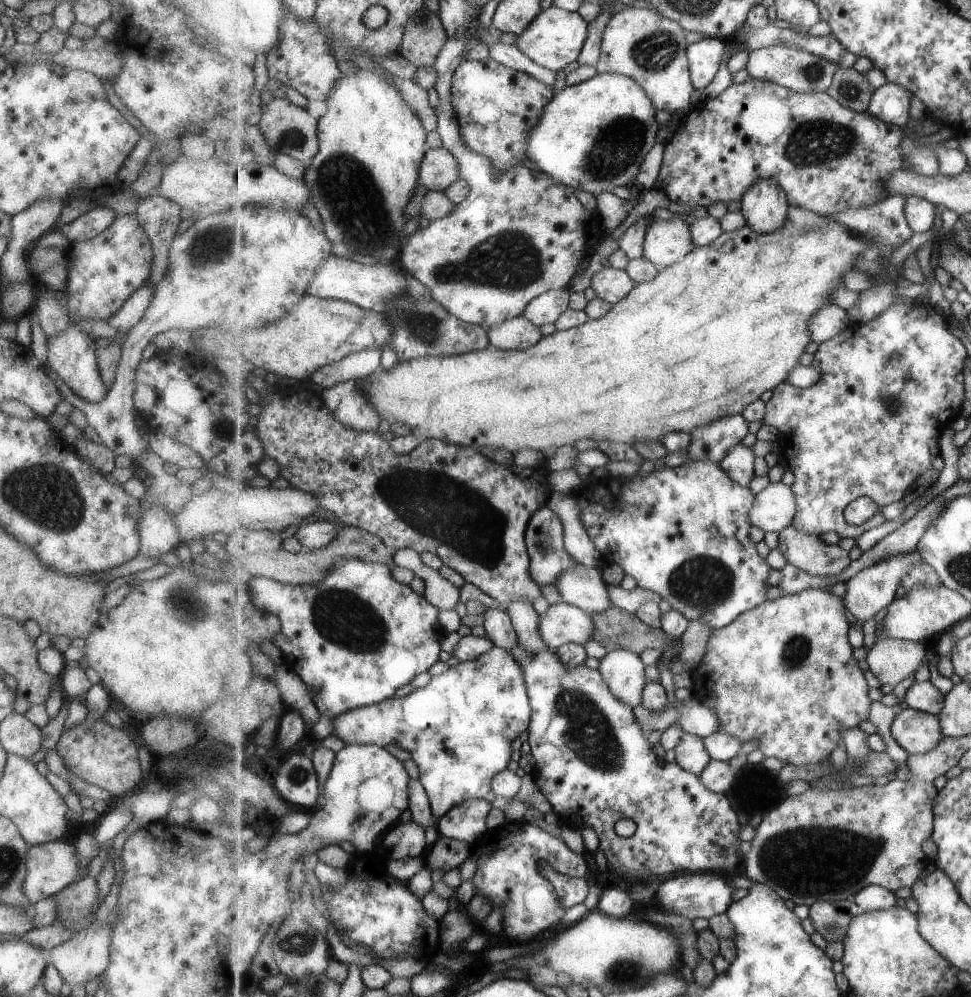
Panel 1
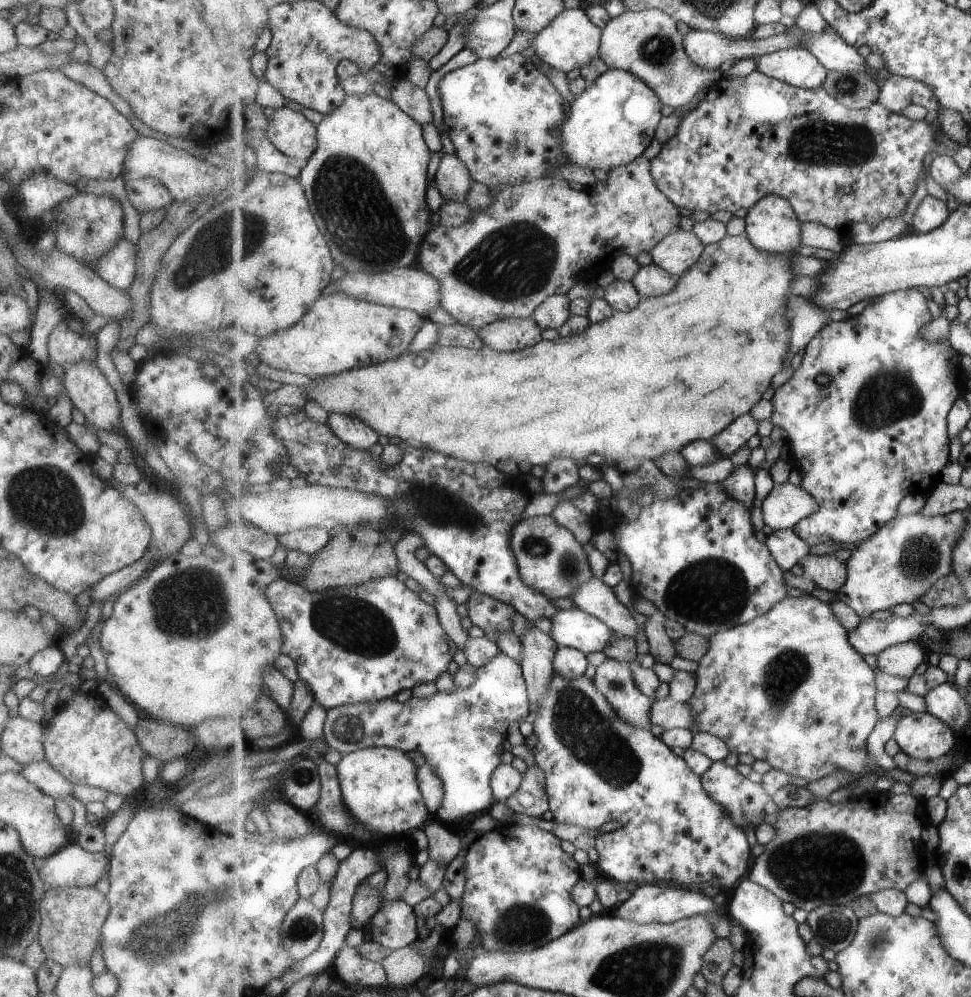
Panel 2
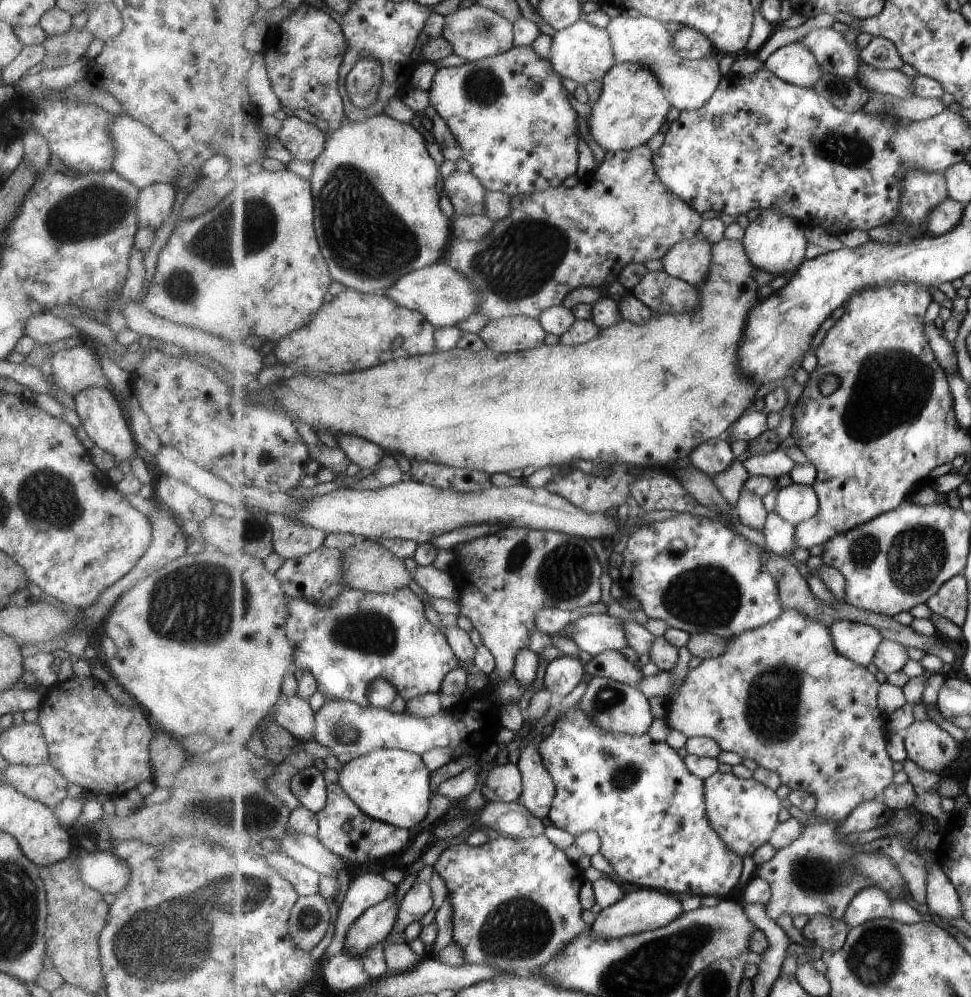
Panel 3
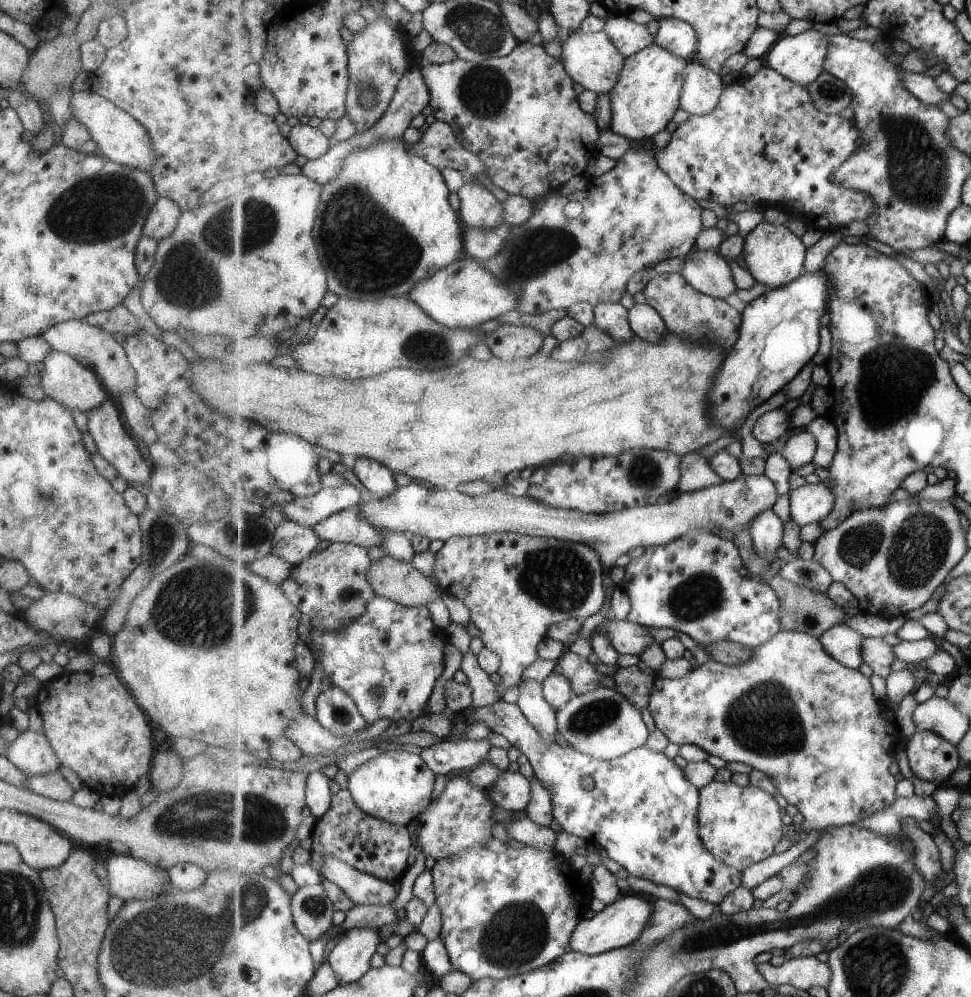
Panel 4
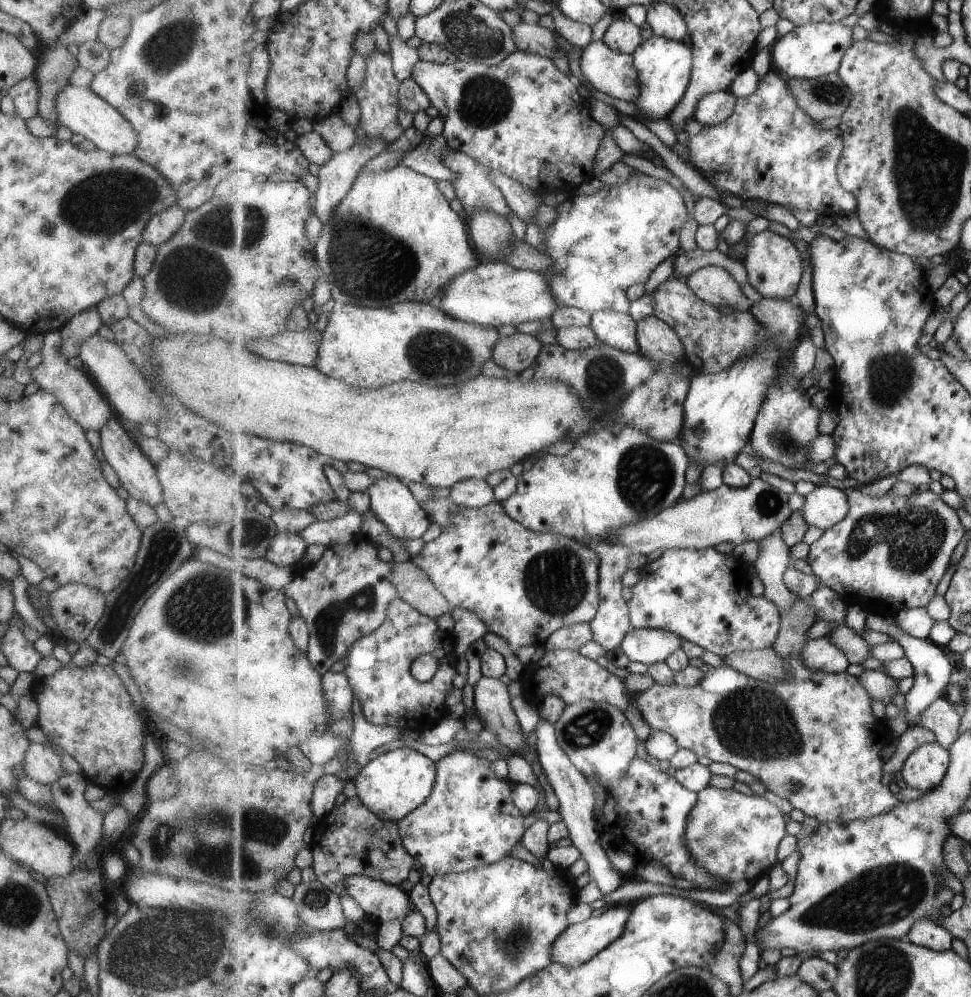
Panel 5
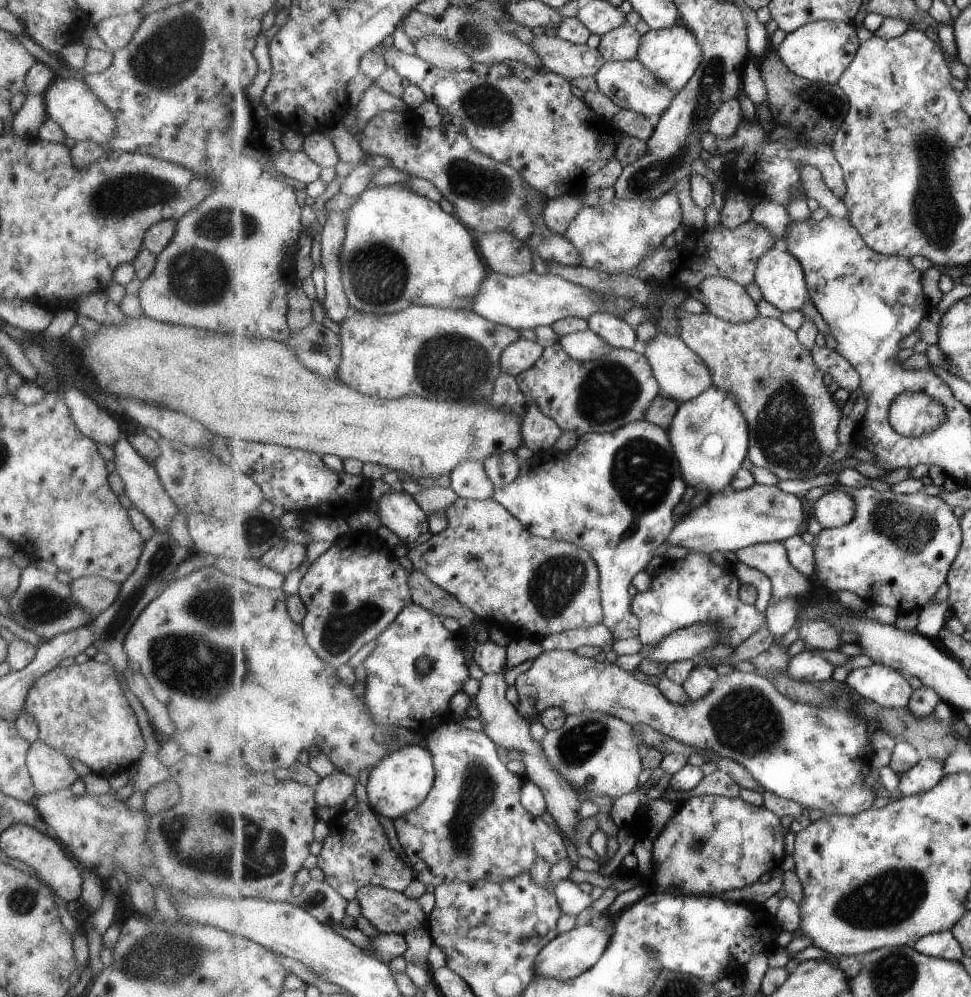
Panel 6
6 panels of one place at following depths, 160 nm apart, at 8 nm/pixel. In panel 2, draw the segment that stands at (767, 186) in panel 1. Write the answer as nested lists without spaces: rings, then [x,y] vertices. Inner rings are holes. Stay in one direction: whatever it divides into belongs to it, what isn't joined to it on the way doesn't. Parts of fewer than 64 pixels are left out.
[[[768,195],[759,199],[758,203],[748,211],[745,217],[746,235],[751,242],[767,253],[791,253],[800,252],[802,242],[802,220],[786,198],[777,195]]]

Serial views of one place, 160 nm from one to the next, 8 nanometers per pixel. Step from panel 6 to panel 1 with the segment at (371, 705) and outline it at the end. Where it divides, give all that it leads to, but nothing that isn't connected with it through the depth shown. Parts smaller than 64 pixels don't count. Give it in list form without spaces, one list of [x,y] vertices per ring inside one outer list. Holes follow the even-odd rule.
[[[345,559],[339,562],[332,570],[332,573],[319,585],[288,585],[267,577],[253,577],[249,581],[249,588],[254,605],[258,609],[277,615],[281,619],[281,632],[274,636],[270,648],[277,654],[281,662],[287,663],[311,687],[313,700],[316,702],[323,718],[334,719],[348,710],[393,698],[395,692],[401,686],[411,684],[418,674],[431,670],[431,666],[441,660],[441,654],[443,654],[441,642],[443,642],[446,633],[443,632],[443,626],[439,624],[439,609],[433,603],[430,603],[424,594],[419,596],[411,586],[397,582],[393,578],[391,569],[387,568],[387,564],[368,563],[359,559]]]

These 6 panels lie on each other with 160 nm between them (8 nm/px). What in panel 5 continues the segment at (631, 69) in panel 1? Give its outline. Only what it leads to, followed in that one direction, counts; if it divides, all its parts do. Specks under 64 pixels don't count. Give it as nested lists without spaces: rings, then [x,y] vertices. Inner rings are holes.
[[[625,16],[613,21],[606,30],[603,40],[620,53],[633,55],[643,44],[641,28]],[[731,90],[706,94],[696,110],[695,119],[703,125],[712,127],[727,121],[736,109],[738,96]]]

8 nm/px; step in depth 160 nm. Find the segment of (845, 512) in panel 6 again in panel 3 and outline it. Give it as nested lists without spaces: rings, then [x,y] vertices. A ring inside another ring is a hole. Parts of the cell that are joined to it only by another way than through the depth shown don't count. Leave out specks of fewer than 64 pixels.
[[[795,483],[780,490],[775,507],[775,511],[796,526],[813,518],[819,510],[820,498],[816,488]]]

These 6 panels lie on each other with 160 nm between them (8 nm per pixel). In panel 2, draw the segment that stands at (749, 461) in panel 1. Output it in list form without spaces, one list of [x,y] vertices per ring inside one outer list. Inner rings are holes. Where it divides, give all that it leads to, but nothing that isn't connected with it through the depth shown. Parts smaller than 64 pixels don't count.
[[[736,464],[731,475],[726,478],[721,486],[725,488],[727,496],[741,502],[743,506],[757,506],[756,497],[756,470],[747,464]]]

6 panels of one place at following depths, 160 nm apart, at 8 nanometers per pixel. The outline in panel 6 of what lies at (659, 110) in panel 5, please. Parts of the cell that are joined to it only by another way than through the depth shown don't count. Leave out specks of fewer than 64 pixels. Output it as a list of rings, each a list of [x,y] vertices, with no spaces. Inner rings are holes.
[[[681,22],[662,29],[650,29],[642,36],[641,42],[638,59],[676,93],[687,86],[704,62],[704,48],[700,40],[689,27]]]

